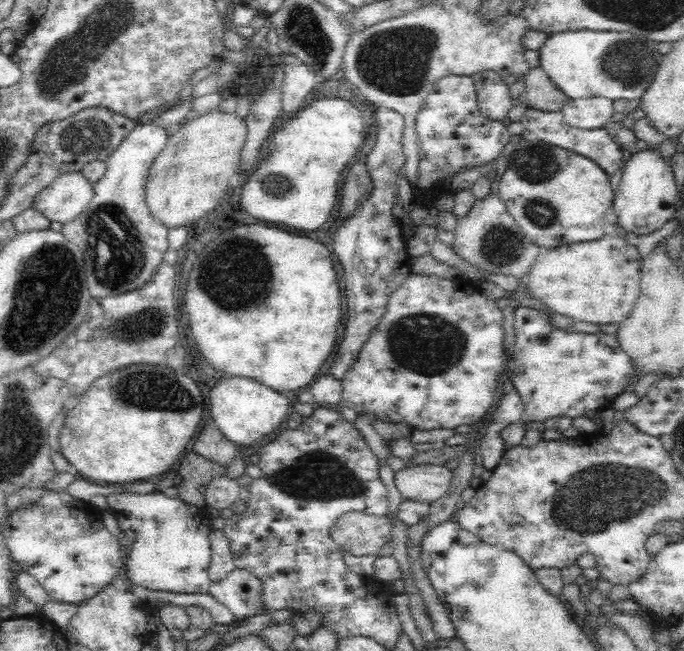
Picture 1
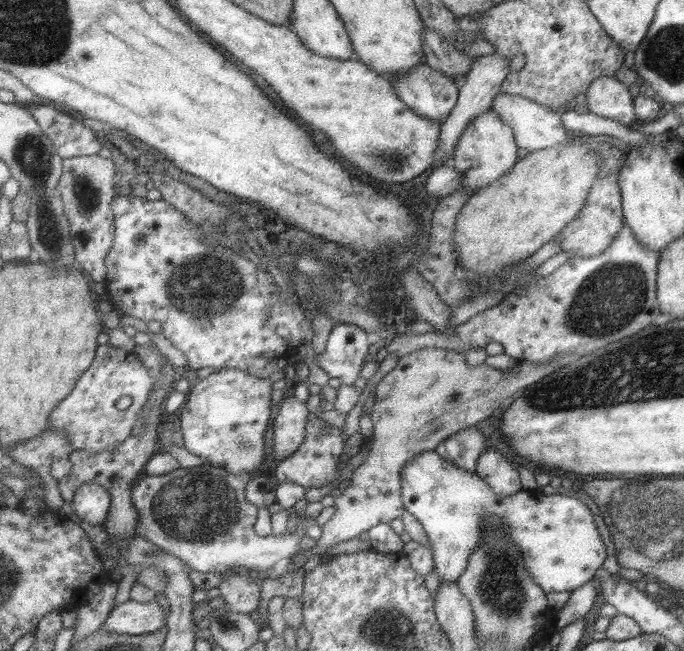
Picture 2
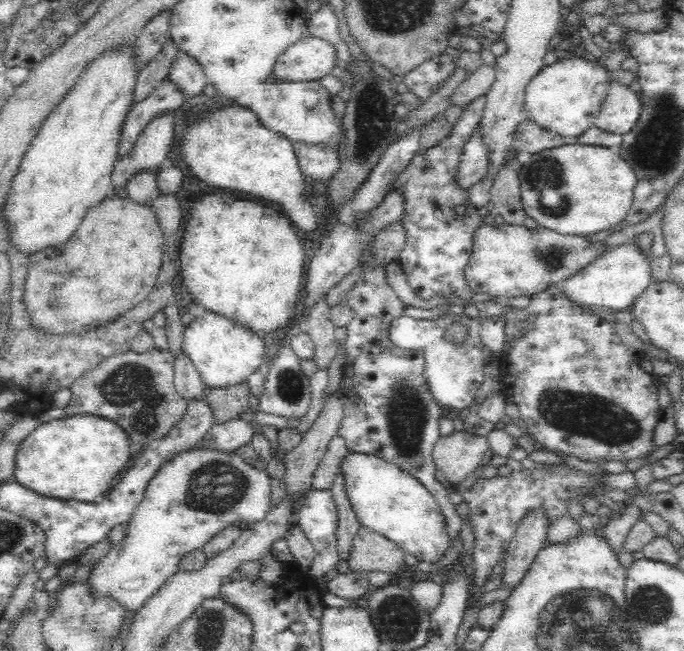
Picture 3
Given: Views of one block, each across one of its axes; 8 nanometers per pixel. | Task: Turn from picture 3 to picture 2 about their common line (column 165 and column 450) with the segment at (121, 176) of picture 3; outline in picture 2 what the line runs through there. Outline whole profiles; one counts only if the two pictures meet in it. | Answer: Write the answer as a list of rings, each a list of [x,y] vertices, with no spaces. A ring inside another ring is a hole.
[[[494,52],[485,56],[479,56],[471,62],[469,72],[465,74],[463,84],[458,86],[458,98],[453,109],[449,112],[447,118],[440,124],[439,145],[436,151],[436,165],[450,164],[453,159],[453,150],[455,144],[459,141],[463,130],[467,128],[469,122],[472,122],[474,117],[488,112],[492,108],[494,95],[500,92],[500,86],[507,75],[508,63],[505,58],[497,56]]]

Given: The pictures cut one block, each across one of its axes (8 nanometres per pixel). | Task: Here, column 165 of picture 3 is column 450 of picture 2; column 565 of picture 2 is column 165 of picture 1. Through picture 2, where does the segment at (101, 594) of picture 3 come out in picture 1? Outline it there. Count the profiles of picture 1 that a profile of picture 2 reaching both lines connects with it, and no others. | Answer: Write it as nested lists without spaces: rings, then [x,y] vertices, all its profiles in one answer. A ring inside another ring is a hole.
[[[126,490],[112,493],[106,497],[107,509],[117,520],[120,532],[126,532],[130,528],[137,530],[137,534],[131,540],[127,550],[124,567],[126,568],[126,579],[130,583],[138,584],[149,590],[165,592],[178,592],[185,594],[209,593],[213,584],[209,578],[209,564],[211,559],[211,548],[207,534],[212,530],[210,517],[206,506],[194,506],[186,504],[180,499],[168,498],[162,491],[152,493],[136,493]]]

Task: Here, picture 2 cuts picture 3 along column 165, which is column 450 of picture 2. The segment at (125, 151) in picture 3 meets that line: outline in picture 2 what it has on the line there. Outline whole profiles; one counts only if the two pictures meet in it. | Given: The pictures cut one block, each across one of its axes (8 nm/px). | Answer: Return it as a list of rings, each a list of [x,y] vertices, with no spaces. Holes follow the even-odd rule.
[[[424,63],[417,64],[417,66],[415,66],[413,70],[409,70],[407,74],[389,76],[388,78],[389,82],[392,83],[393,90],[399,95],[399,98],[403,100],[404,104],[422,118],[443,122],[456,104],[458,85],[450,78],[447,78],[447,76],[443,76],[441,72],[429,68],[429,66]]]

